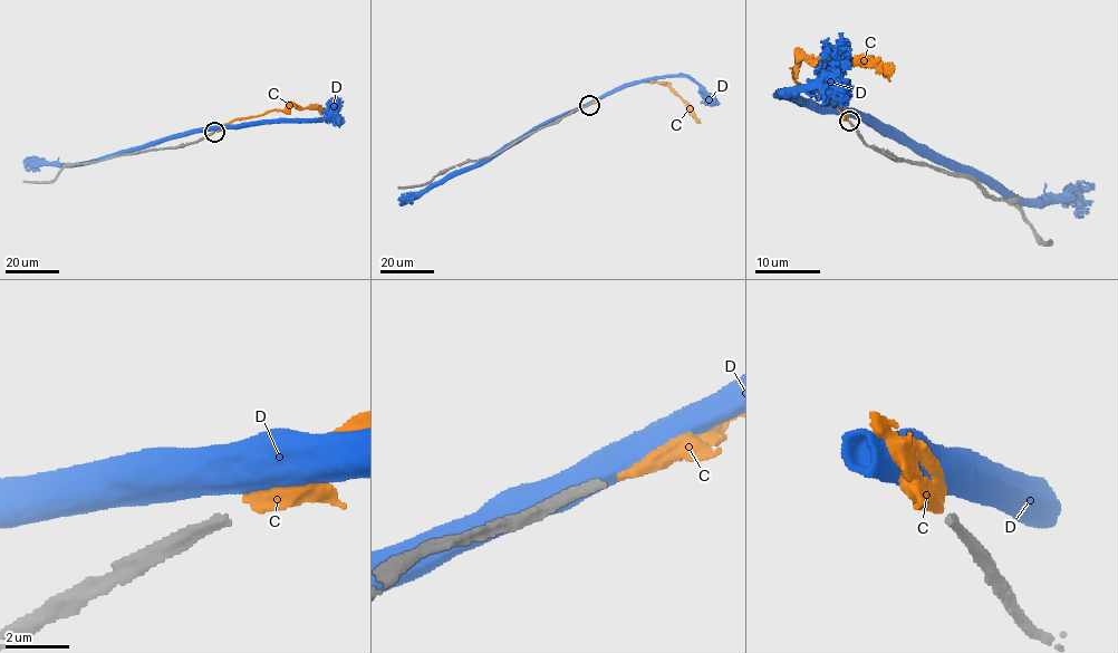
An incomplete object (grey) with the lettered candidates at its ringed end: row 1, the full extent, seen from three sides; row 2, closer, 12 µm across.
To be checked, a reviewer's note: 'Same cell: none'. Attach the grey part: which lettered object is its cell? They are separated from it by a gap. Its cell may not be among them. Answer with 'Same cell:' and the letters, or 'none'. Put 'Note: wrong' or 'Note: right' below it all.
Same cell: C
Note: wrong

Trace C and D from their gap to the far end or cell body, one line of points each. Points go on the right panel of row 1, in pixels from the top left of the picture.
C: (848, 118), (820, 93), (794, 79), (794, 66), (802, 57), (817, 57), (827, 64), (886, 64), (894, 71)
D: (848, 117), (861, 117), (880, 130), (919, 146), (933, 157), (981, 178), (1006, 197), (1078, 199), (1095, 188)

